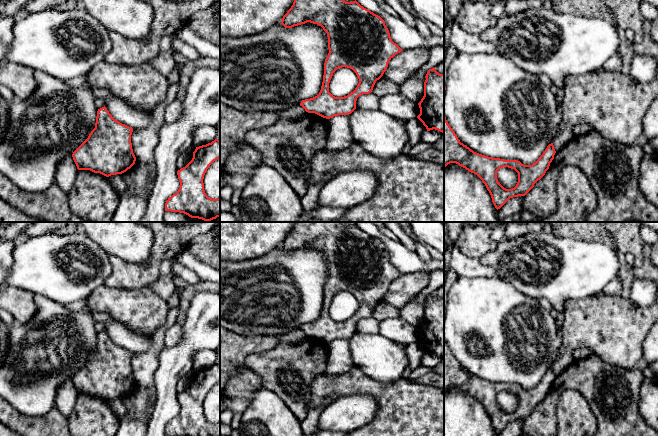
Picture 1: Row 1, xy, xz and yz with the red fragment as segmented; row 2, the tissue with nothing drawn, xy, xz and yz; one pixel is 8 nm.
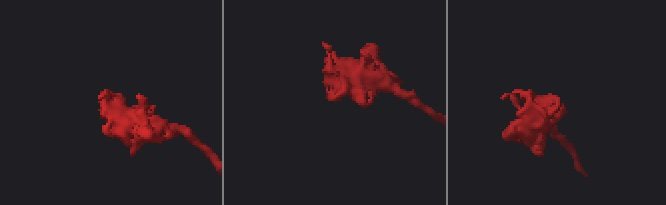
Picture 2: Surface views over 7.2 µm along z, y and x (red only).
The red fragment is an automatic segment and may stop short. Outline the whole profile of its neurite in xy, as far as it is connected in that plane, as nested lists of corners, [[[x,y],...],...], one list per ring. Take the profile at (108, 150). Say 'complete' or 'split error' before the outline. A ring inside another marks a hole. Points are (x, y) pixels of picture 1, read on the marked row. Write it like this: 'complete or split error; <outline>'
complete; [[[105,106],[98,109],[95,128],[72,154],[77,169],[106,177],[126,172],[136,161],[132,132],[133,128],[115,120]]]

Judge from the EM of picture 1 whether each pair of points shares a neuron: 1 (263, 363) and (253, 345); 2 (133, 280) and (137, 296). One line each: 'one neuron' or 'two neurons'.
1: two neurons
2: two neurons

